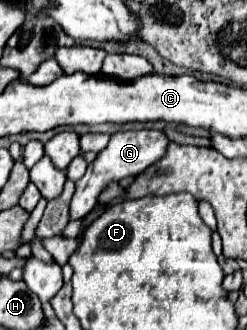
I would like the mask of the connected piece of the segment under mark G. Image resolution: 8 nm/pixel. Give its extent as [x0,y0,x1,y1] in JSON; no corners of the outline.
[71,130,169,220]

